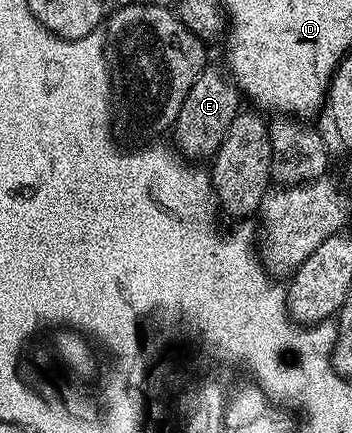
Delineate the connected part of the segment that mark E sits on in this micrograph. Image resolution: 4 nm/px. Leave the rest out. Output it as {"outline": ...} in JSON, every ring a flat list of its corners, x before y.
{"outline":[[204,69,198,80,194,80,194,88,186,92,186,100,182,100,182,108,176,117,174,146,189,160,200,160,196,158,208,160,215,156,230,124,242,109,242,95,236,89,235,82,226,77,223,69,220,69,221,71,212,69]]}

